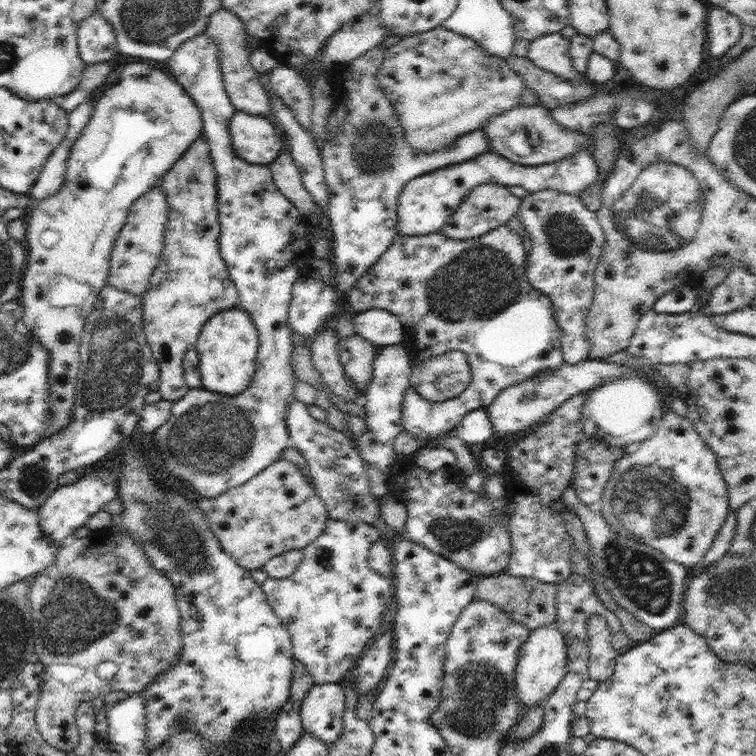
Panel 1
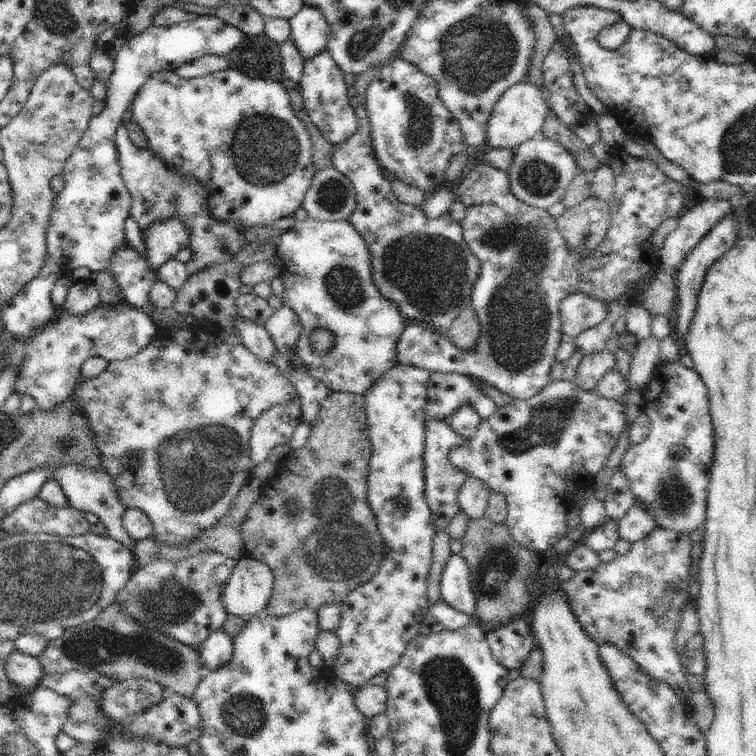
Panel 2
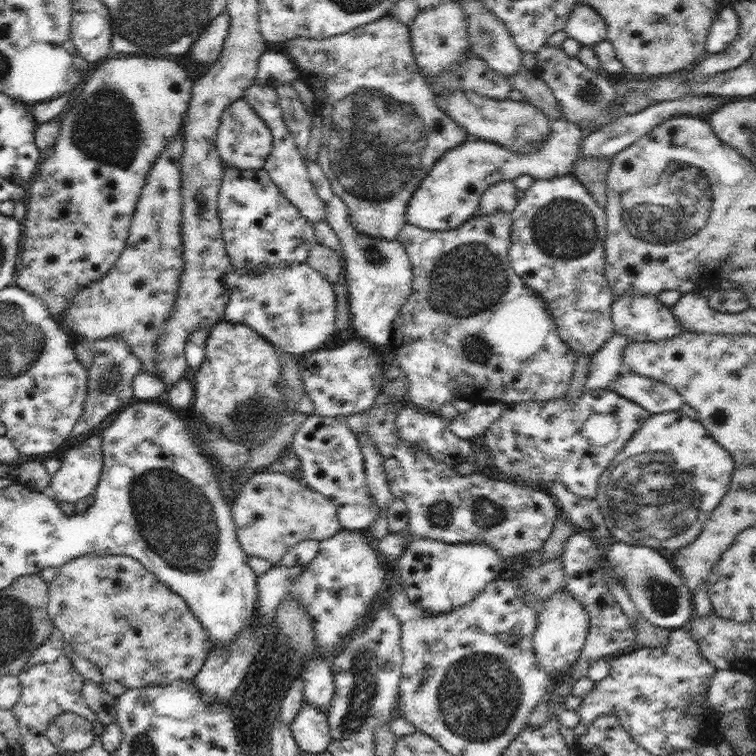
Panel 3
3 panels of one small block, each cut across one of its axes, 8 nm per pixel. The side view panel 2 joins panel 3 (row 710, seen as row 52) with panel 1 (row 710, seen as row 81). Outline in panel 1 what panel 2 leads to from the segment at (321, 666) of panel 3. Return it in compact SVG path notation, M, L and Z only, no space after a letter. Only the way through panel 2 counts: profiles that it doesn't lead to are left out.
M342 682L315 683L300 702L303 731L326 742L328 748L340 737L346 711Z

